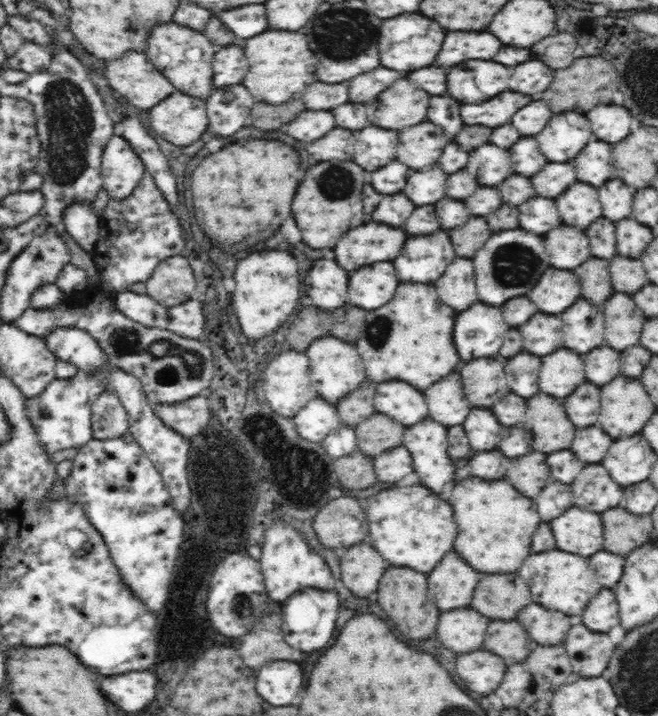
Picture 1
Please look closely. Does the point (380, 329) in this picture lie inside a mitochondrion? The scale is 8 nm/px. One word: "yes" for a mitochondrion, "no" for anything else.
yes

